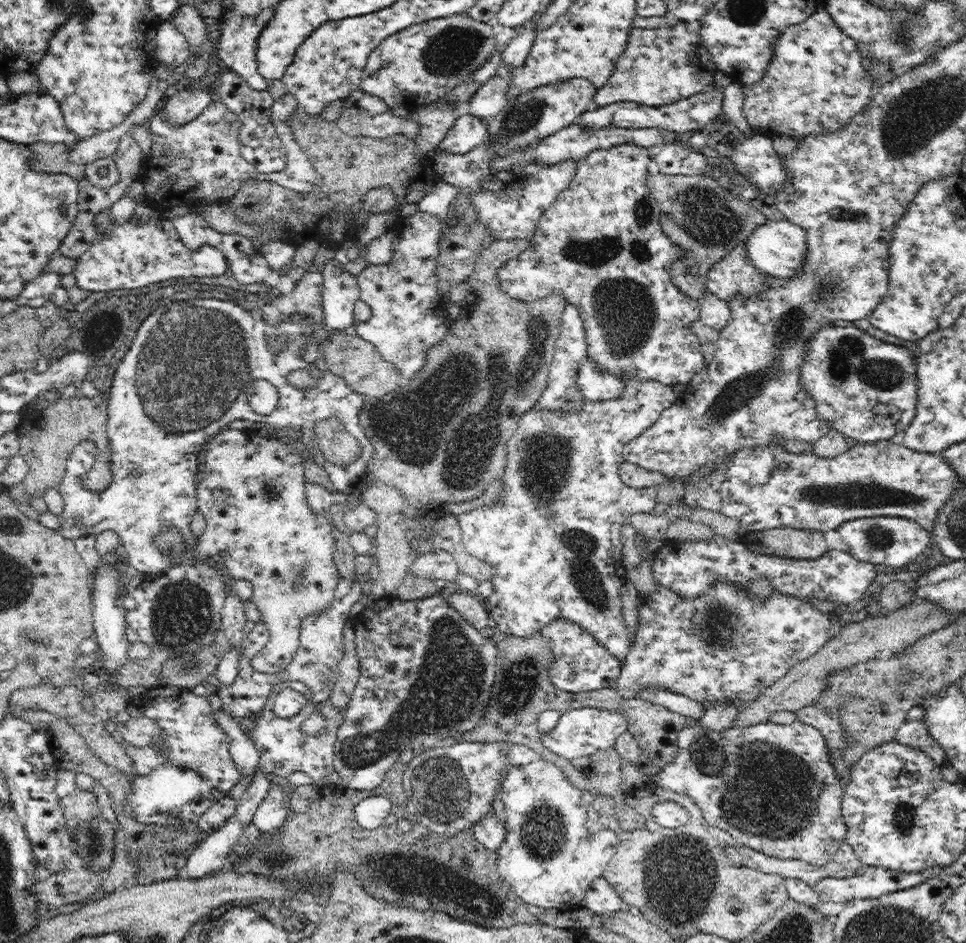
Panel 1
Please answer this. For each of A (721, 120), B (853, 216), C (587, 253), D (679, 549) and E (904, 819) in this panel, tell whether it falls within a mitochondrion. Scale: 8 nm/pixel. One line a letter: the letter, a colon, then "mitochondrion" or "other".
A: other
B: other
C: mitochondrion
D: other
E: mitochondrion

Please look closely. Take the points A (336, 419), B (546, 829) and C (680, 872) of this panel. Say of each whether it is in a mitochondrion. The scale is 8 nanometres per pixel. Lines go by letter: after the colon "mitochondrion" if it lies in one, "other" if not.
A: other
B: mitochondrion
C: mitochondrion

